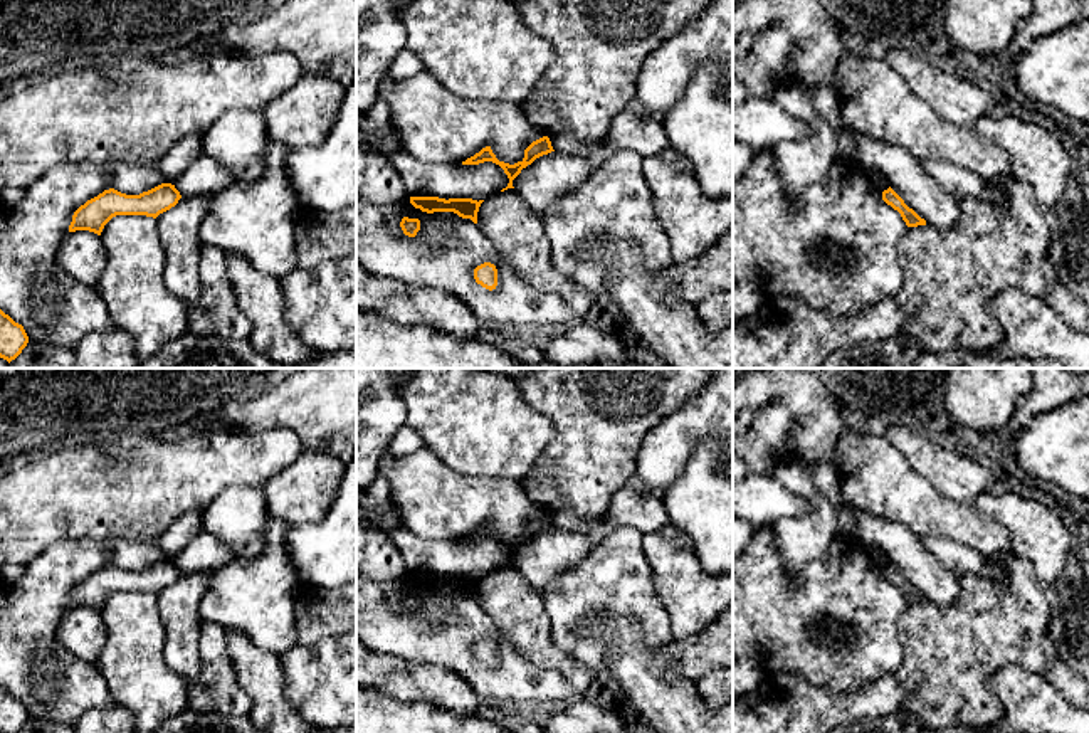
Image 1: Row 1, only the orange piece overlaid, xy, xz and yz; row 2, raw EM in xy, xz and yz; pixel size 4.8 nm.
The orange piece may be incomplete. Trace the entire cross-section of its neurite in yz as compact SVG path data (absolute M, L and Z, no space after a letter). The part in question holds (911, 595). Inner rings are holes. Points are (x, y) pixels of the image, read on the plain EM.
M891 563L882 568L882 577L901 590L908 604L926 602L926 597L909 585Z

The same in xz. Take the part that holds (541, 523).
M543 513L536 518L533 518L526 526L524 526L524 535L514 541L499 538L496 535L496 531L492 530L491 523L482 525L479 530L476 530L474 533L467 535L466 538L462 538L462 541L479 541L484 538L492 538L496 541L499 541L504 550L509 555L509 560L506 565L502 565L501 568L508 567L508 565L514 565L513 563L513 556L521 550L523 545L526 545L528 541L531 541L536 535L548 531L555 528L551 523L551 518L548 513Z

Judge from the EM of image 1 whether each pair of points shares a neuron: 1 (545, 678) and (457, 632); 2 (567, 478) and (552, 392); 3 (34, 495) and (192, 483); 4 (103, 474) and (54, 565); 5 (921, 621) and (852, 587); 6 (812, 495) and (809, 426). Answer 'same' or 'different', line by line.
1: same
2: same
3: same
4: different
5: different
6: different

